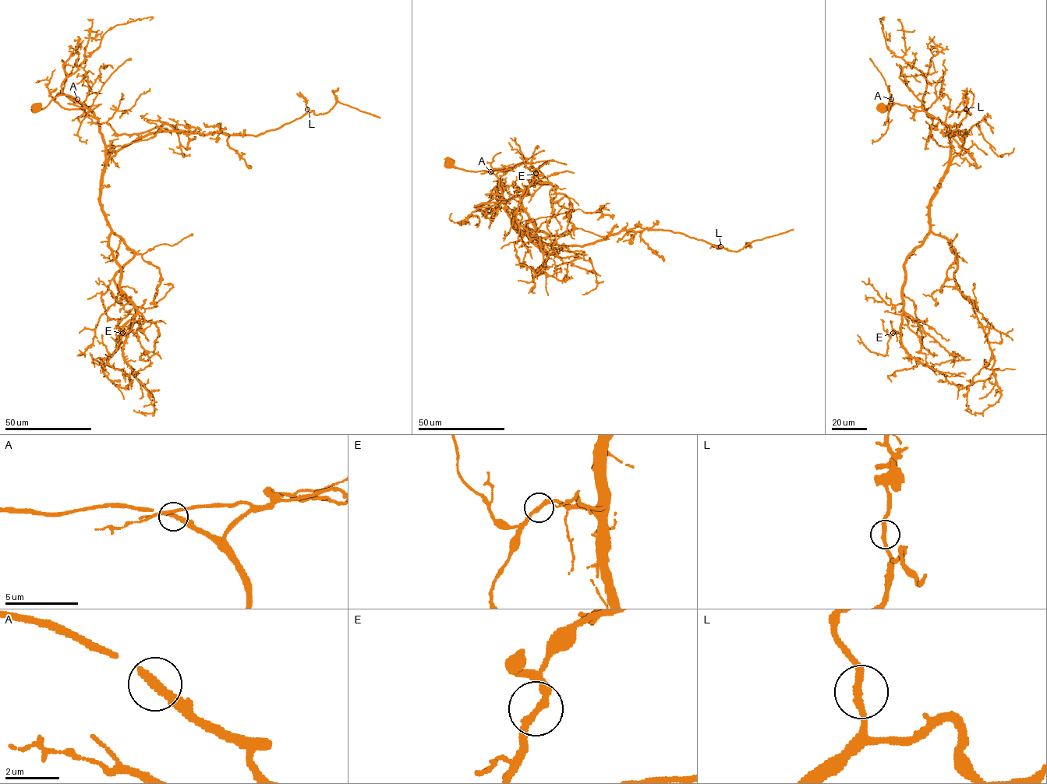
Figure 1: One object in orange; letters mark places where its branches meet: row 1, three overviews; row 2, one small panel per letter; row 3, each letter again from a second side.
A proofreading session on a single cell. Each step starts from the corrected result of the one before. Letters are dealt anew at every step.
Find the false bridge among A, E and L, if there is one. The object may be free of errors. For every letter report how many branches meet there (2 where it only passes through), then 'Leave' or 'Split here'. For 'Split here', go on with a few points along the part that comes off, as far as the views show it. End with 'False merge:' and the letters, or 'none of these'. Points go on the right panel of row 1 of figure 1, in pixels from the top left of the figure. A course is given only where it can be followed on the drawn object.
A: Branches: 1. Leave
E: Branches: 2. Leave
L: Branches: 2. Leave
False merge: none of these

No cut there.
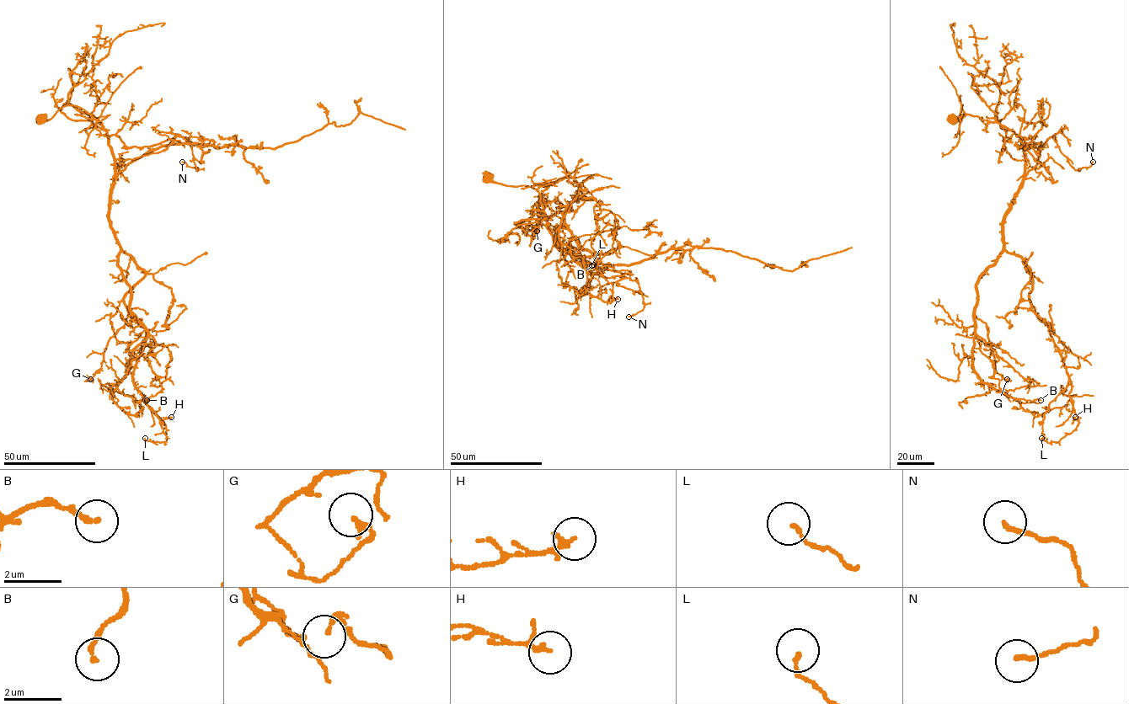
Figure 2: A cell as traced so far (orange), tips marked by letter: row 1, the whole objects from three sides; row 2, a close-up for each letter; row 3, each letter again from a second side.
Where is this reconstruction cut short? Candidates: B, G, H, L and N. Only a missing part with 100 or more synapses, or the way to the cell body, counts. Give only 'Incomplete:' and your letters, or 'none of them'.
Incomplete: none of them

